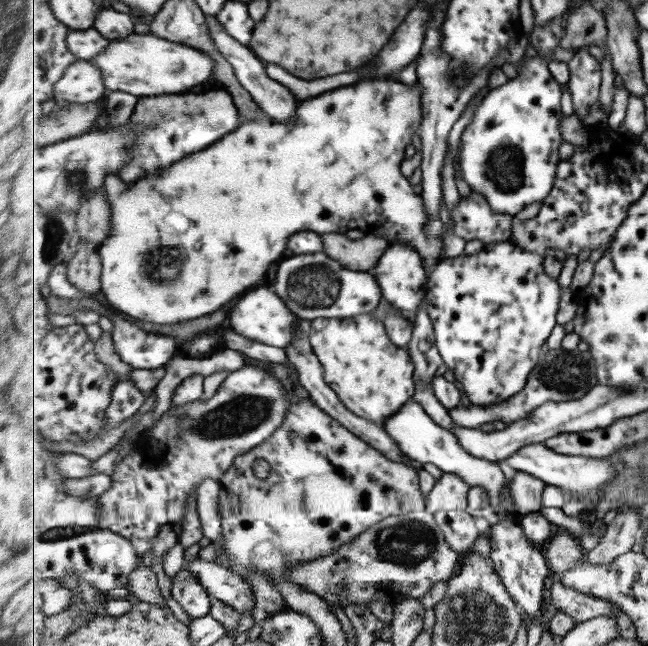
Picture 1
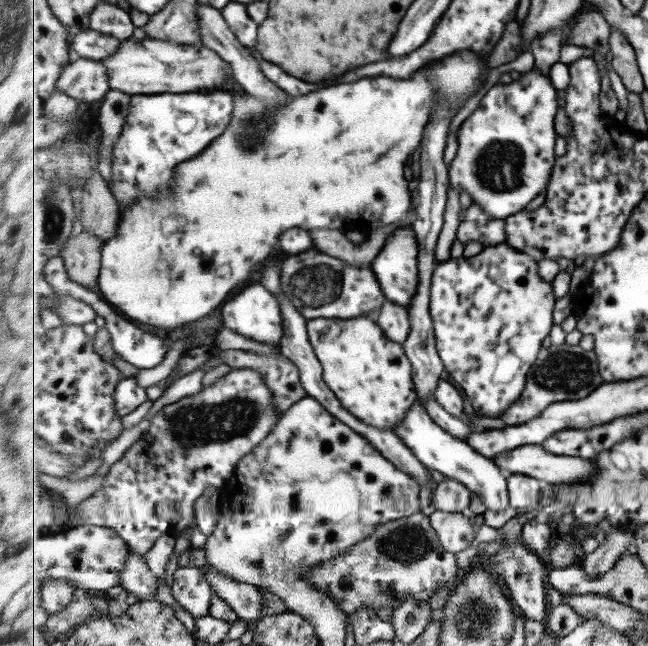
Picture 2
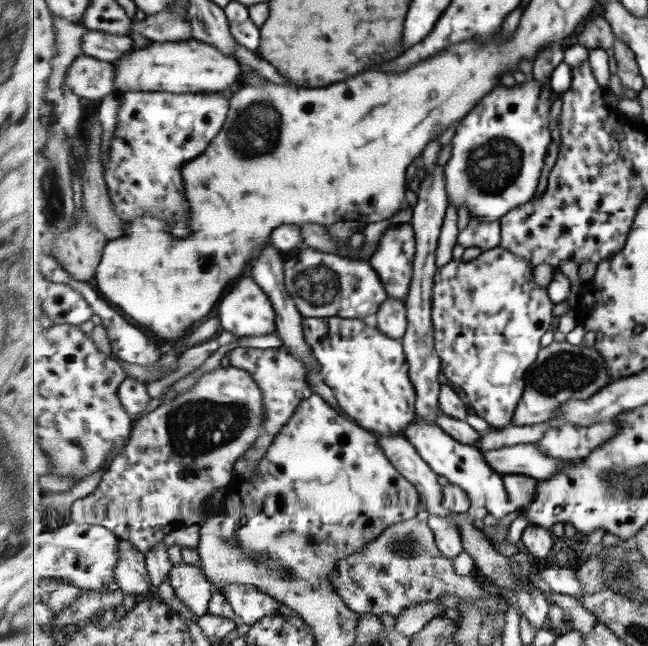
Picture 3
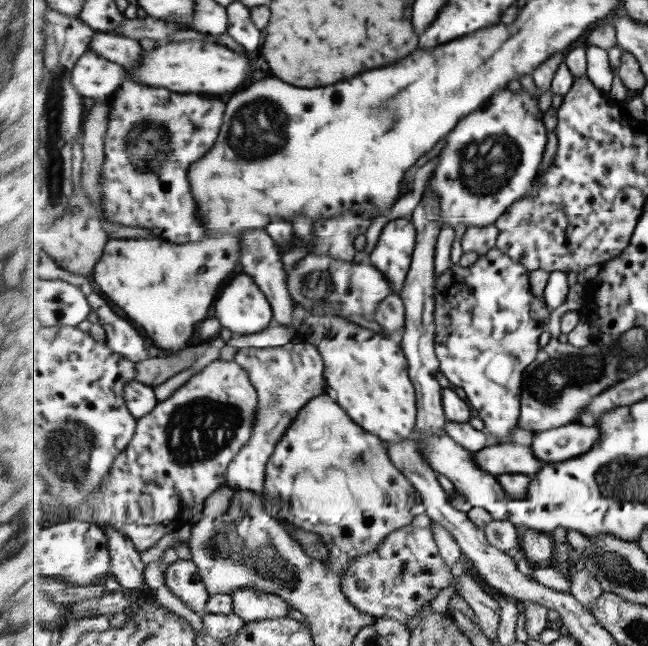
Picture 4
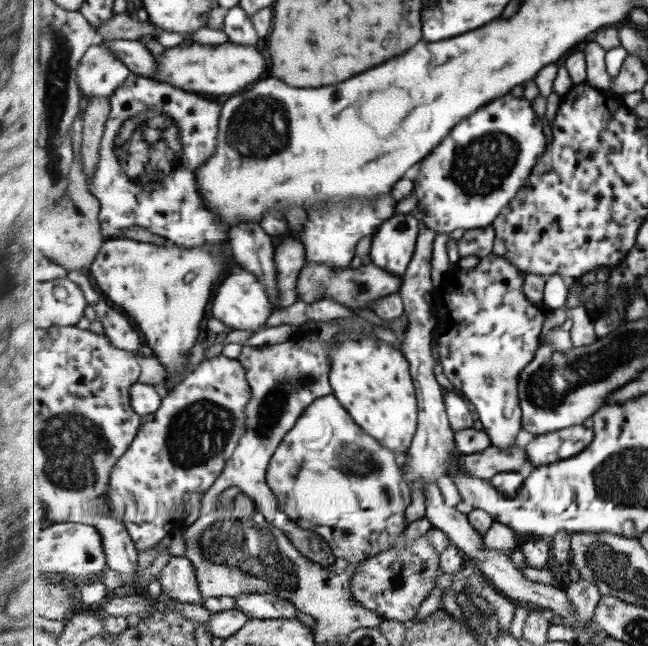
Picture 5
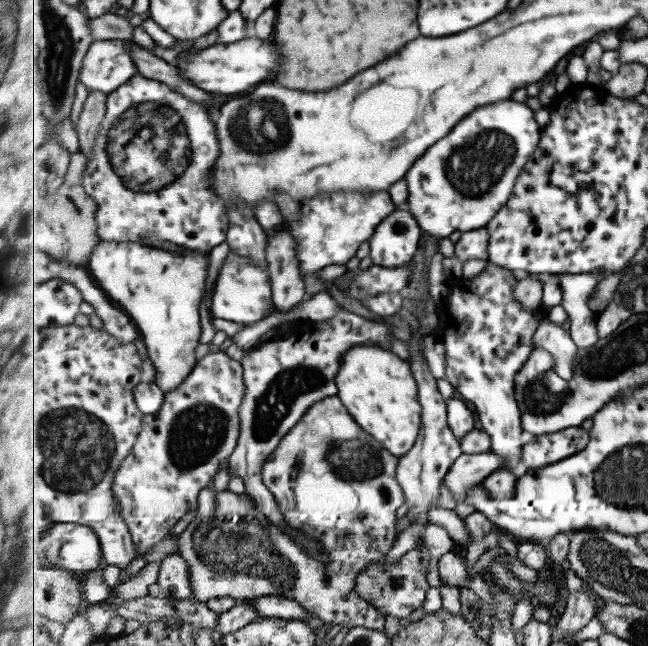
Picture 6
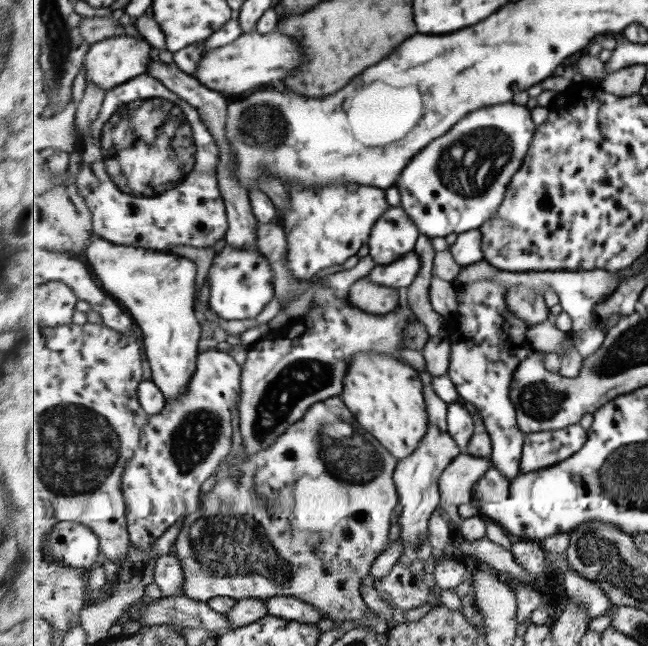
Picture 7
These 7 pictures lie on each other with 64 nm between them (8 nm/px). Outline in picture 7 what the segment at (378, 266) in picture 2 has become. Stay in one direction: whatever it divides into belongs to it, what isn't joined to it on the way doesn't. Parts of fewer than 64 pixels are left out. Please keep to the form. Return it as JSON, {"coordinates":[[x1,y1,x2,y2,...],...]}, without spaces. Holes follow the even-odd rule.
{"coordinates":[[402,206,389,207,382,215,371,231,368,246,377,265,388,265,415,251,421,232]]}

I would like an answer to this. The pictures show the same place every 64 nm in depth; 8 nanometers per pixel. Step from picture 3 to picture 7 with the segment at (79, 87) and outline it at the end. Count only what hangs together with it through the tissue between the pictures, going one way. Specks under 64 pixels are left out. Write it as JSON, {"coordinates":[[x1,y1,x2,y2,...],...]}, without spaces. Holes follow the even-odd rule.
{"coordinates":[[117,35,92,44,86,54,86,82,91,82,106,92,130,83,137,76,148,72,148,66,152,61,151,48,146,39,130,35]]}

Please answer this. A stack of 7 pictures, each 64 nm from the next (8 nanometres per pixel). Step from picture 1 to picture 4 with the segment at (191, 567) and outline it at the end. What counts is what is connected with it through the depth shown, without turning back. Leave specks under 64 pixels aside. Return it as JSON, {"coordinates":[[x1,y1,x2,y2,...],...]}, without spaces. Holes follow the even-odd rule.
{"coordinates":[[251,587,238,588,231,596,234,598,234,612,243,617,247,623,283,618,292,608,280,596]]}

